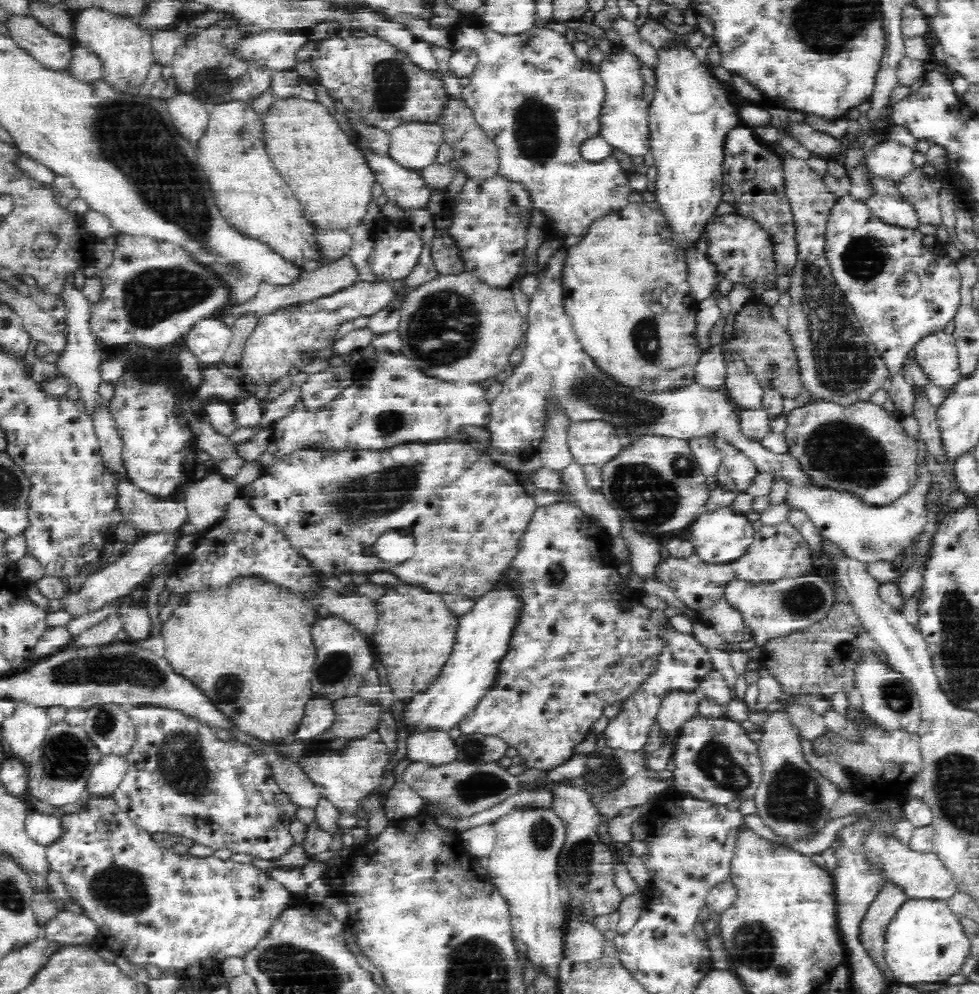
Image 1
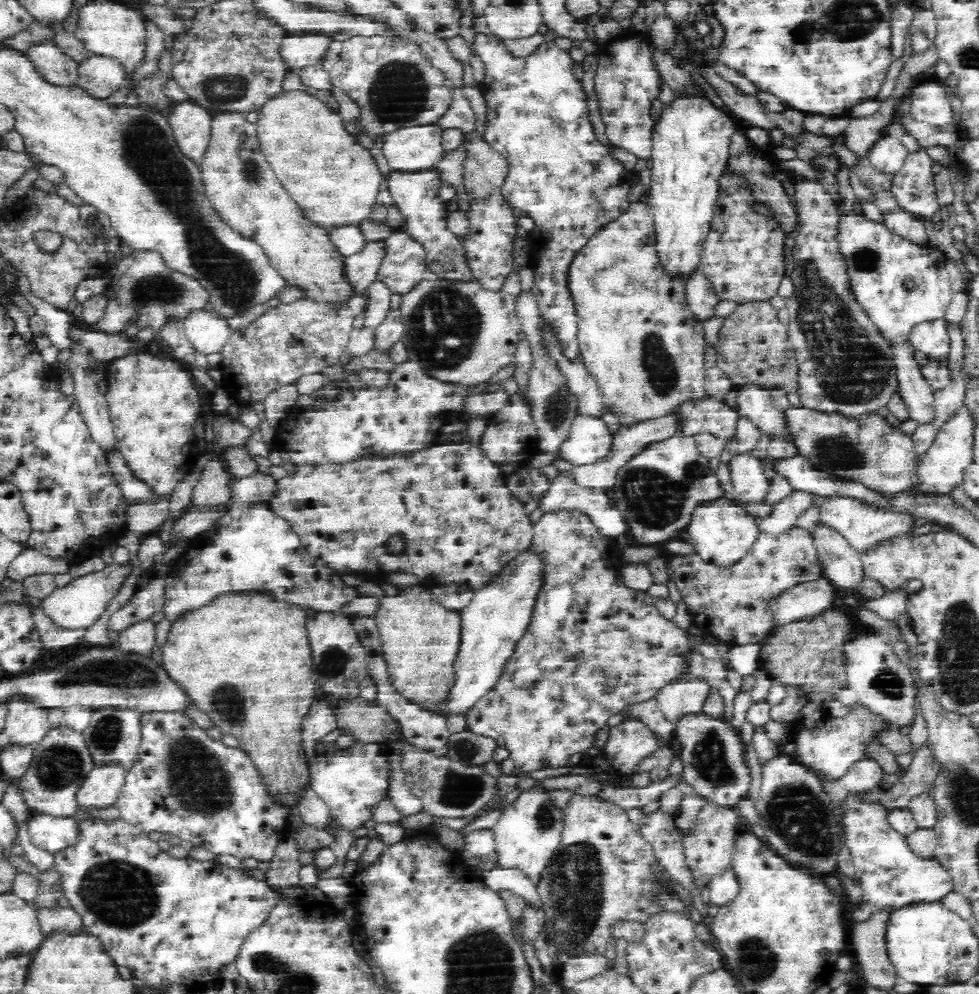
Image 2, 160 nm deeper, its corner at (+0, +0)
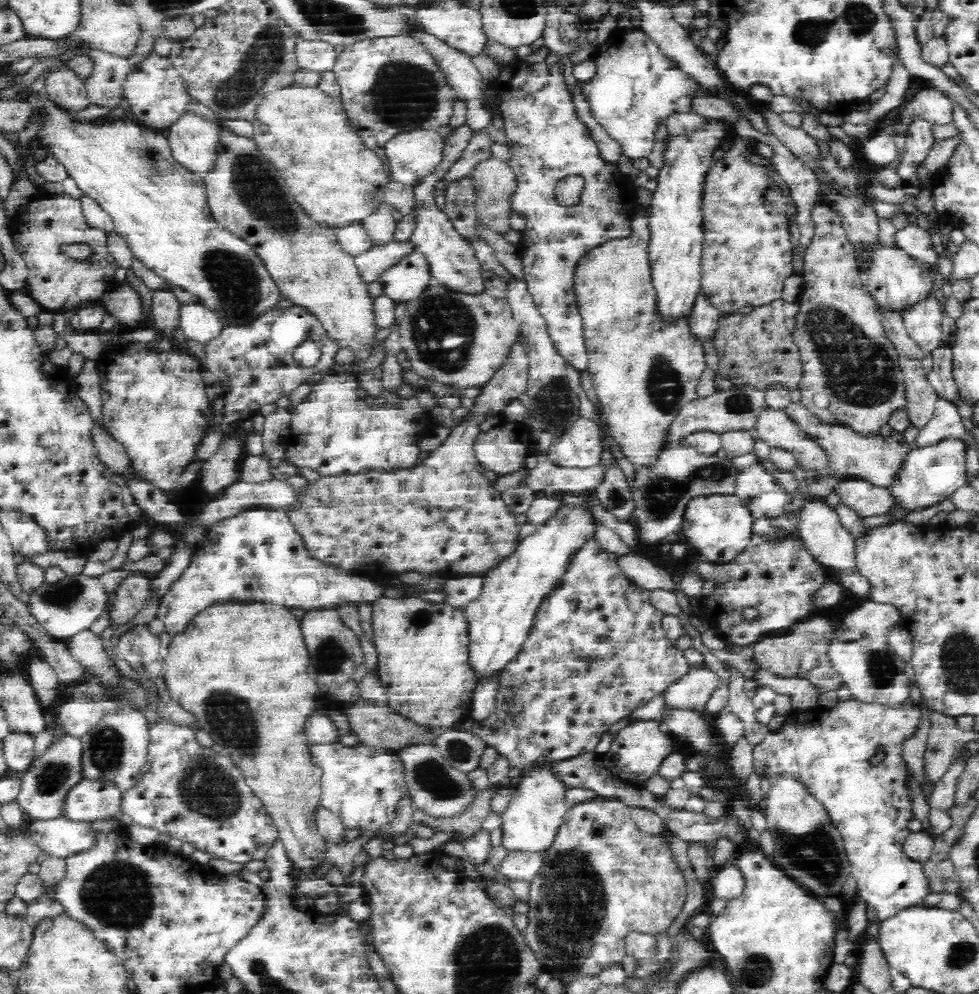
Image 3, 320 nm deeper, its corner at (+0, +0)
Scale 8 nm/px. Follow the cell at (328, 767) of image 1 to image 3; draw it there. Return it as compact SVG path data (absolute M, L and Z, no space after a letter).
M340 741L315 744L309 747L309 751L312 762L321 768L319 802L334 813L344 829L376 831L390 824L394 818L396 803L404 793L408 793L403 777L403 764L395 751L368 748L368 745L360 742L347 747Z

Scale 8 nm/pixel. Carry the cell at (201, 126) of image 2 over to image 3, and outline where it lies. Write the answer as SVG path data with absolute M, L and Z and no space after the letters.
M186 110L166 129L174 159L194 173L206 174L215 159L219 125Z

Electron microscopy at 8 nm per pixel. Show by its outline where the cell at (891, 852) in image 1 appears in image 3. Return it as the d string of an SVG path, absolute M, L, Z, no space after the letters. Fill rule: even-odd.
M850 698L842 702L838 701L833 707L816 706L808 709L807 711L792 710L790 714L787 715L785 723L778 728L778 730L769 731L766 740L764 740L764 742L762 742L762 744L760 744L758 747L754 747L753 749L753 769L756 770L756 774L759 776L766 776L769 781L771 781L771 778L774 775L780 773L794 775L796 779L804 781L804 783L810 787L812 795L816 795L816 798L822 801L822 804L824 807L826 807L826 811L828 811L828 815L830 815L830 819L832 819L832 824L841 834L844 848L851 866L851 873L854 875L854 879L856 879L857 882L856 896L862 898L862 900L867 903L867 906L875 912L875 917L880 921L894 916L897 912L900 912L900 910L904 910L905 908L914 905L922 905L924 898L926 898L928 894L931 894L930 883L928 883L928 877L926 877L926 873L924 873L922 864L918 863L918 861L910 859L910 857L904 853L904 842L906 837L911 833L908 830L907 822L913 817L913 814L911 811L909 796L907 796L905 789L905 776L910 772L907 770L904 761L901 759L901 750L899 747L902 746L902 742L904 742L906 738L910 738L909 734L914 732L914 729L918 726L918 723L918 704L911 704L910 700L906 700L906 702L904 702L900 708L890 708L889 706L885 707L880 704L876 704L875 702L868 704L860 702L854 698ZM878 748L882 748L884 758L882 758L882 760L880 760L880 762L874 766L870 764L870 760L876 756L876 750L878 750Z

